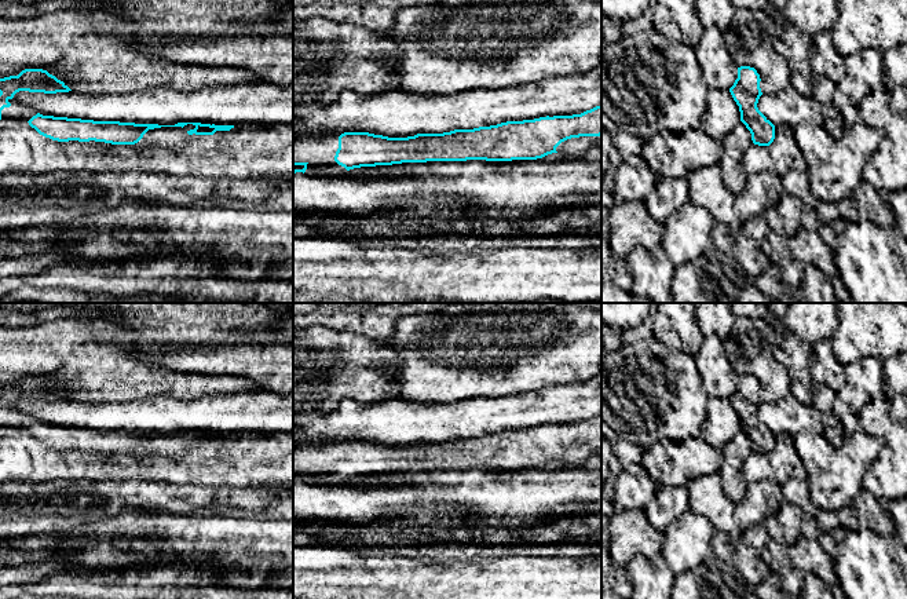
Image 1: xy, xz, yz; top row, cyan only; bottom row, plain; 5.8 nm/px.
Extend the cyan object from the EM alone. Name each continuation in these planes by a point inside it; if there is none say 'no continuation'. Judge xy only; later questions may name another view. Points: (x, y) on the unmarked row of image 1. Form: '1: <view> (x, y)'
1: xy (19, 420)

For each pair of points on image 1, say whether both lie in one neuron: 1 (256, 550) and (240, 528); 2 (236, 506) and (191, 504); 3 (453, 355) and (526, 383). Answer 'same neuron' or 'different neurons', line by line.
1: same neuron
2: same neuron
3: same neuron

